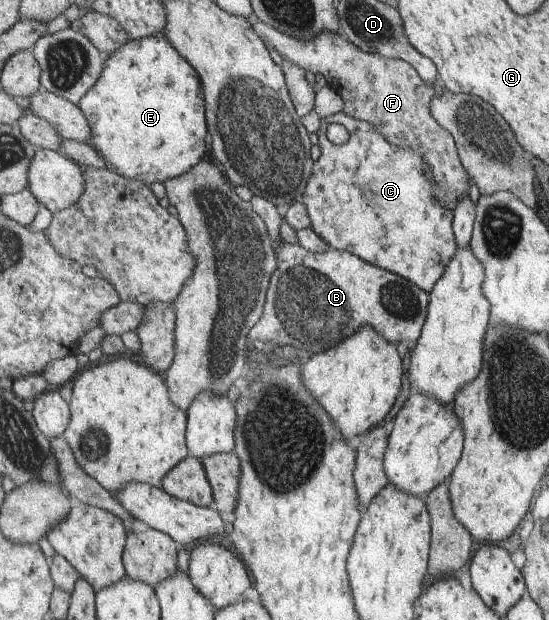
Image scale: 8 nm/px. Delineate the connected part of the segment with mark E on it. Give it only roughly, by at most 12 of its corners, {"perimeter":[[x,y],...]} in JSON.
{"perimeter":[[162,33],[105,56],[78,104],[146,185],[207,152],[198,69]]}

